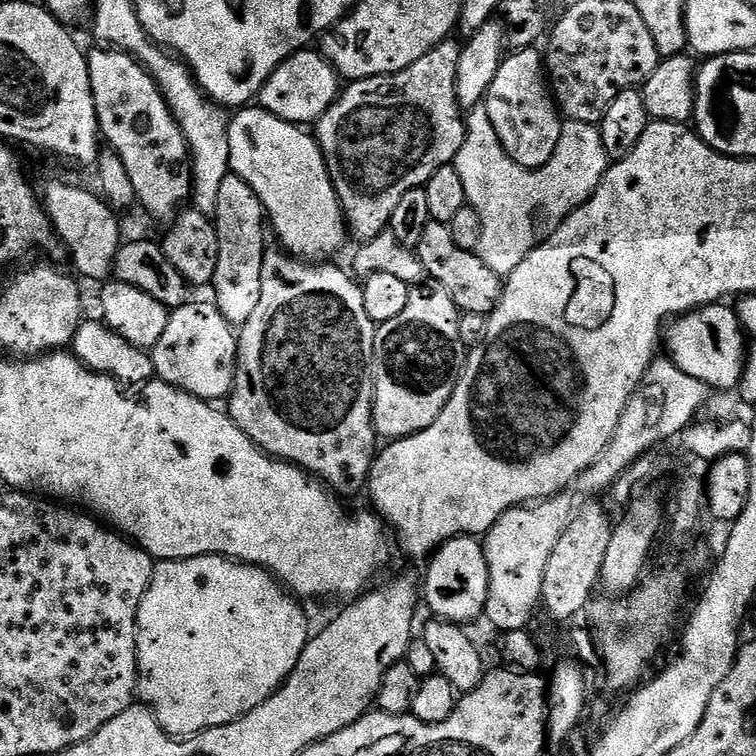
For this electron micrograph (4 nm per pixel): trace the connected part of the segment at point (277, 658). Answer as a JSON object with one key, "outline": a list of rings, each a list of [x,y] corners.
{"outline":[[[199,556],[185,560],[161,560],[153,567],[152,581],[138,606],[138,642],[136,643],[136,666],[138,669],[138,700],[152,711],[153,718],[173,738],[197,736],[206,728],[221,728],[246,715],[262,702],[273,696],[287,680],[302,650],[308,644],[308,616],[299,608],[301,605],[282,587],[276,577],[252,564],[242,564],[226,556]]]}

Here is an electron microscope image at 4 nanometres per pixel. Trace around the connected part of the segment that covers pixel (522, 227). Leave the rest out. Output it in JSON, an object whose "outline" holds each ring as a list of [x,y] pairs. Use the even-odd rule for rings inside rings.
{"outline":[[[481,102],[465,115],[463,146],[452,166],[462,179],[469,207],[482,218],[482,242],[478,255],[490,270],[506,278],[519,266],[522,258],[537,247],[536,215],[541,212],[560,222],[575,208],[581,208],[604,180],[610,157],[602,146],[597,125],[565,119],[553,156],[544,165],[529,170],[513,160],[502,147],[487,106]]]}

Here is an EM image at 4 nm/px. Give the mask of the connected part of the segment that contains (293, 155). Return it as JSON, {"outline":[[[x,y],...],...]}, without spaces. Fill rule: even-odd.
{"outline":[[[245,106],[239,109],[228,121],[230,172],[231,175],[241,176],[264,204],[267,223],[280,239],[279,247],[305,262],[320,262],[325,258],[332,258],[332,255],[343,246],[346,221],[320,144],[316,141],[315,135],[308,133],[307,136],[304,132],[307,131],[301,125],[286,122],[270,114],[265,108]]]}

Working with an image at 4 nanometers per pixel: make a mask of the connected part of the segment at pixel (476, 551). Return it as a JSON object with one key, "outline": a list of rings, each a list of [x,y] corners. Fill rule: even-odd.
{"outline":[[[459,536],[447,540],[427,561],[428,577],[422,580],[422,596],[428,600],[433,617],[467,625],[467,620],[481,619],[488,601],[488,567],[483,543],[475,536]]]}

